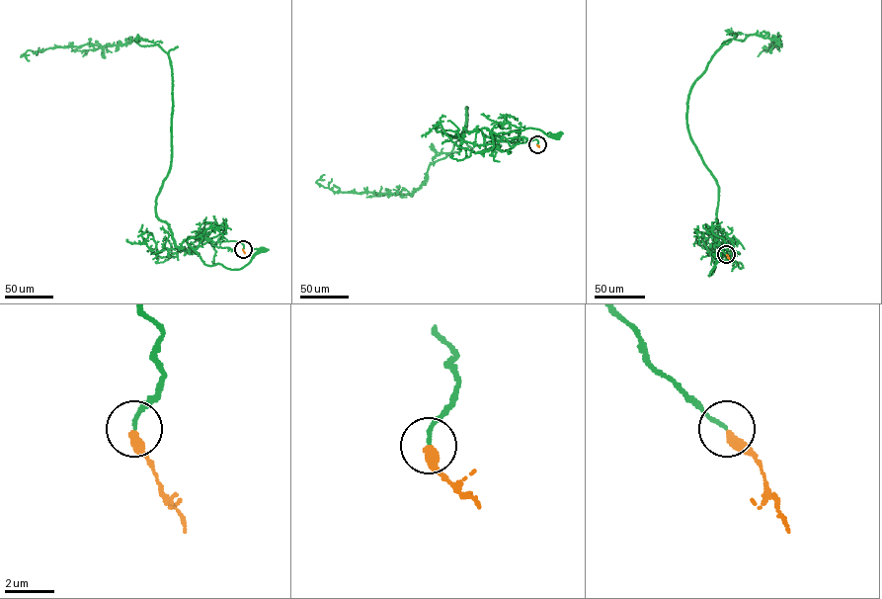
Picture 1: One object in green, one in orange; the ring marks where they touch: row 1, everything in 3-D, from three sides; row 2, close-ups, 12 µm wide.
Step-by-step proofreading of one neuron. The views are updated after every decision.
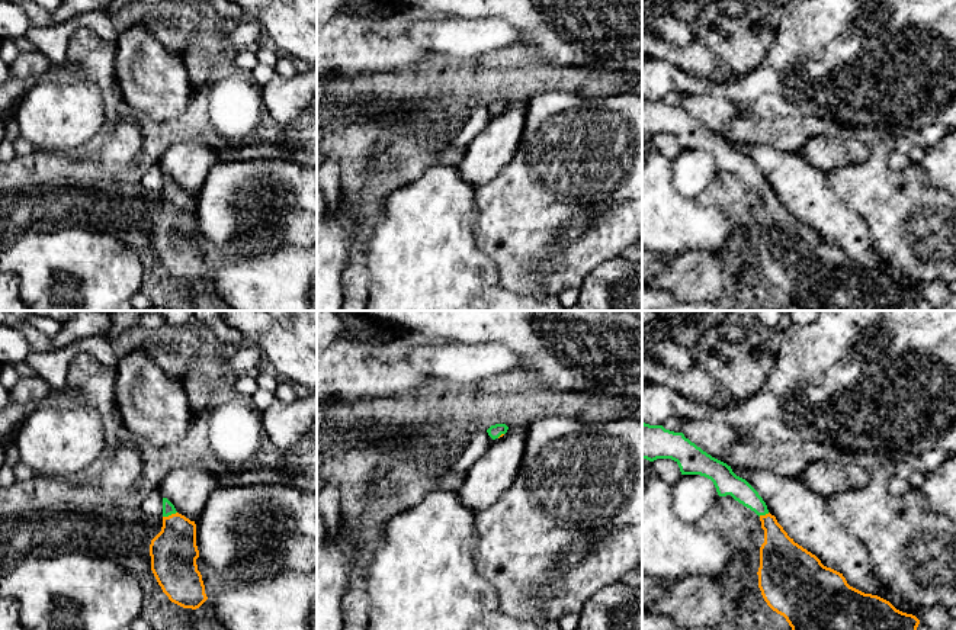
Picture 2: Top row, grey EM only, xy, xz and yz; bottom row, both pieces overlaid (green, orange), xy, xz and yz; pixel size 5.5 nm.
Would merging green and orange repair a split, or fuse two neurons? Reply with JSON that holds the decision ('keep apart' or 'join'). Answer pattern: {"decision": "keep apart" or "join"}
{"decision": "join"}

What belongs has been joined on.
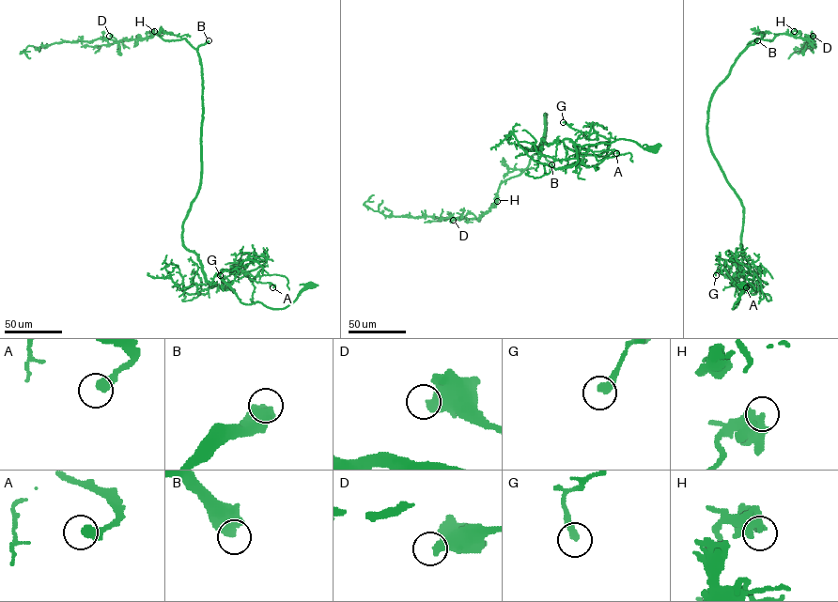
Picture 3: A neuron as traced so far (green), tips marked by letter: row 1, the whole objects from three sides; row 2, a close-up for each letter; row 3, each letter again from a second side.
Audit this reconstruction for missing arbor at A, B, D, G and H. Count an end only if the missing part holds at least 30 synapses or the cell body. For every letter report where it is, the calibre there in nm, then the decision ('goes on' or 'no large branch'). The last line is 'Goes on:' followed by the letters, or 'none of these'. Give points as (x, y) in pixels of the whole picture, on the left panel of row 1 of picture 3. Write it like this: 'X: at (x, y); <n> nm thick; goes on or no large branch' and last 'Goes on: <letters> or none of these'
A: at (272, 287); 440 nm thick; no large branch
B: at (209, 40); 550 nm thick; goes on
D: at (109, 36); 500 nm thick; no large branch
G: at (220, 275); 360 nm thick; no large branch
H: at (154, 31); 420 nm thick; no large branch
Goes on: B

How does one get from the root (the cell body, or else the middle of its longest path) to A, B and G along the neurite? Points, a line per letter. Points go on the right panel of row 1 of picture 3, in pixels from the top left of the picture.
A: (741, 285), (732, 309), (739, 299), (732, 280), (739, 270), (747, 272), (746, 287)
B: (741, 285), (732, 309), (743, 207), (711, 149), (708, 102), (757, 40)
G: (741, 285), (742, 292), (732, 309), (739, 299), (733, 275), (748, 270), (736, 260), (727, 260), (716, 275)

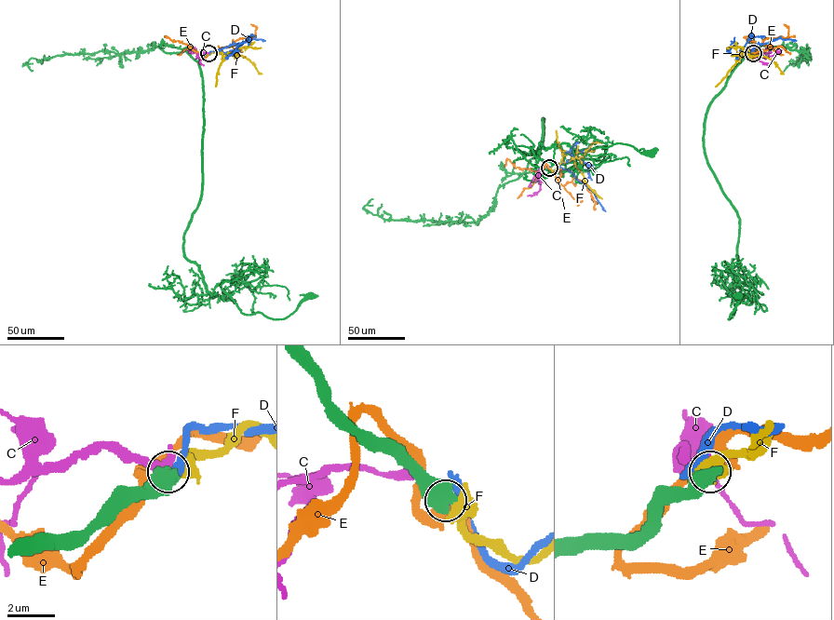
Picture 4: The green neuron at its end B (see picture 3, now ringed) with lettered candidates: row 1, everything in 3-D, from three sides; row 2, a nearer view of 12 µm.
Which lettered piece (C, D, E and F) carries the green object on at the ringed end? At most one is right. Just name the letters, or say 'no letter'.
no letter

